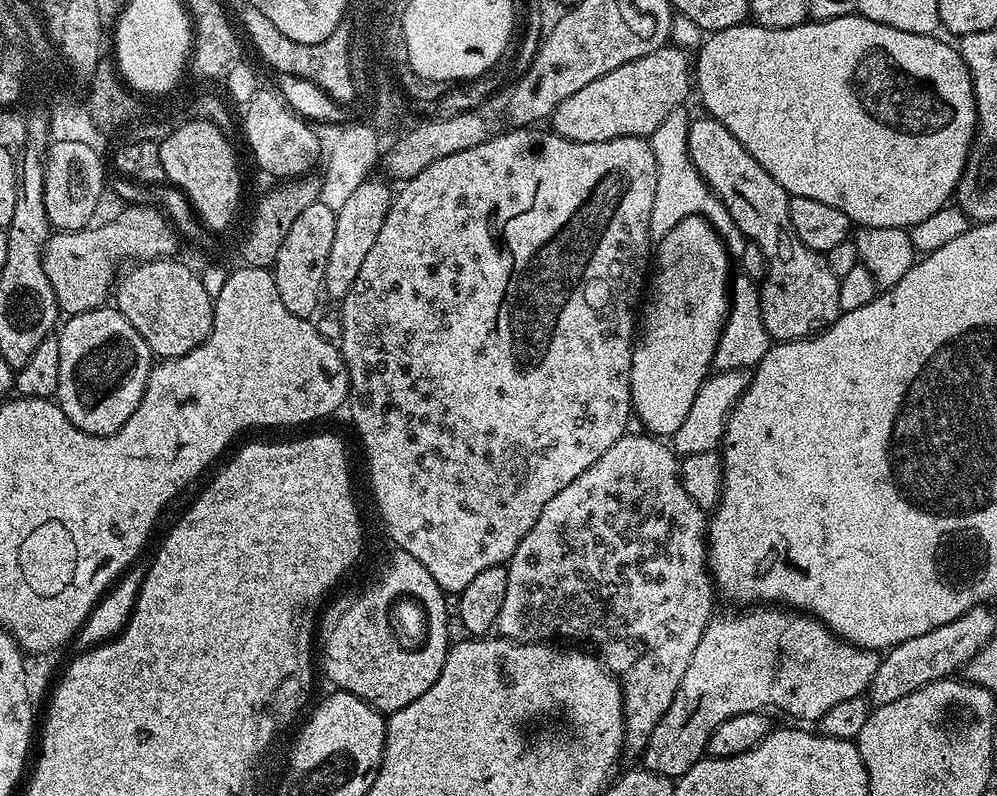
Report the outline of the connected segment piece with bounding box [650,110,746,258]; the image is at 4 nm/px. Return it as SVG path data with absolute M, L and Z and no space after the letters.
M677 110L666 114L662 118L662 126L654 130L650 138L654 150L654 162L658 162L658 186L654 190L654 210L650 210L650 235L653 238L664 236L682 218L701 216L703 220L709 220L720 239L726 242L726 247L733 257L740 257L746 243L742 230L730 218L730 210L712 192L705 180L698 174L696 167L692 165L692 159L688 153L688 126L690 116L684 110Z

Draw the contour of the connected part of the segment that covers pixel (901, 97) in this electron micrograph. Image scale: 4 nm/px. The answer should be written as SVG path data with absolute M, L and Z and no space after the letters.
M859 14L812 20L789 28L767 28L755 22L745 22L730 26L730 30L718 30L705 35L694 56L694 88L700 91L703 111L713 116L782 186L789 197L815 198L826 202L834 210L842 210L860 228L902 228L912 230L915 224L924 224L935 217L939 208L945 207L953 199L962 170L968 161L968 151L972 148L972 138L976 135L976 99L972 93L972 79L964 59L955 47L952 48L939 35L923 36L906 34L906 30L894 30L894 26L882 26L870 22Z

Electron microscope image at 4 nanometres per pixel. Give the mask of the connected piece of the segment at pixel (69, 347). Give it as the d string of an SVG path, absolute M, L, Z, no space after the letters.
M114 306L95 308L77 316L69 316L63 321L64 336L56 336L58 342L58 390L54 397L62 414L78 430L91 436L109 436L118 431L138 410L142 402L142 394L146 390L148 376L154 367L154 354L146 346L146 342L130 326L127 318Z

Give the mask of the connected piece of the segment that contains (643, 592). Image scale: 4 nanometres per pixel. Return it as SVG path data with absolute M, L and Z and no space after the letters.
M625 434L590 466L566 490L558 490L542 514L538 514L538 522L530 526L530 534L518 542L518 550L508 559L508 581L506 582L506 598L502 598L502 610L496 619L495 631L503 639L514 640L518 644L539 644L541 642L580 642L585 640L598 653L598 658L604 667L612 673L615 679L620 681L620 692L624 696L624 747L630 753L643 753L648 735L662 722L662 714L670 710L670 702L674 702L674 694L682 682L682 674L686 674L686 666L690 666L690 658L694 658L694 650L698 650L698 642L706 630L709 620L714 615L712 609L712 596L714 597L714 585L708 571L708 550L706 547L706 533L708 531L708 520L705 509L699 508L686 494L686 490L680 481L680 460L672 450L671 443L657 438L651 434L639 434L632 436Z

